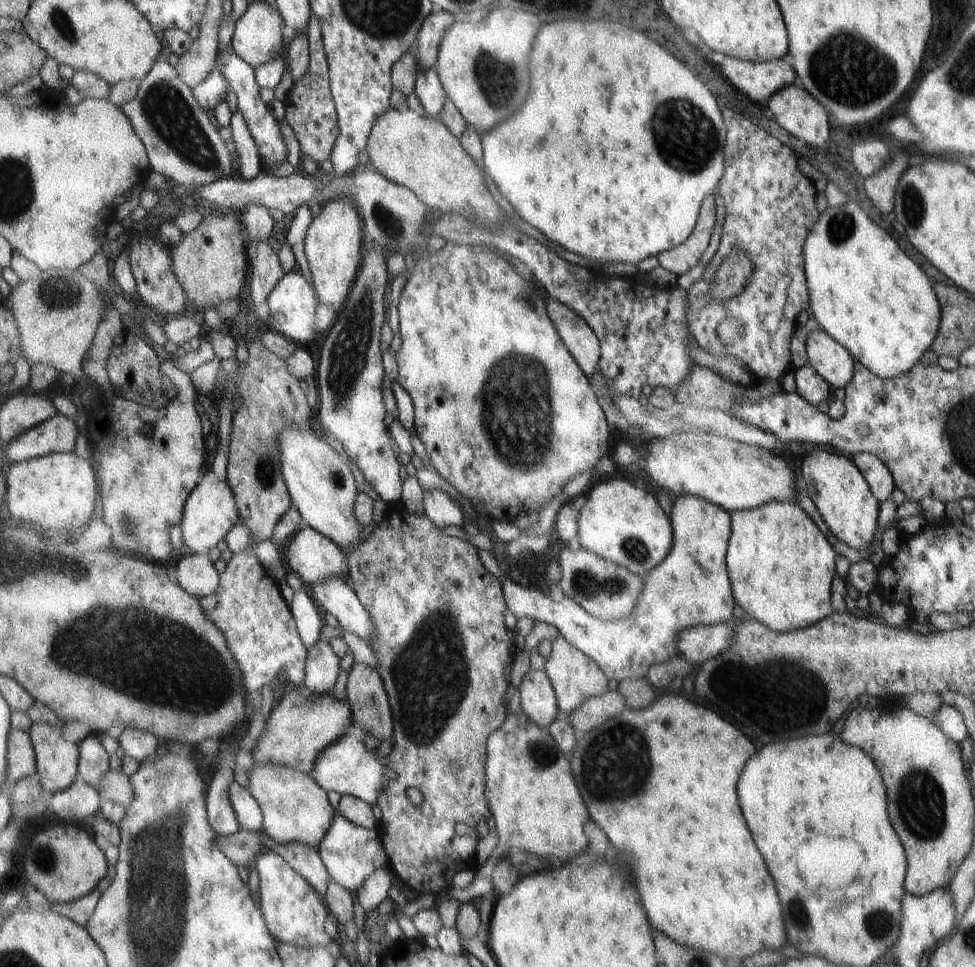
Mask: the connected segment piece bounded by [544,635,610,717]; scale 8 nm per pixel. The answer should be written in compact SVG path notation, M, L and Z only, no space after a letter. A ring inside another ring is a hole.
M564 635L554 642L552 656L550 660L547 660L544 670L553 679L561 712L566 713L569 717L589 699L602 696L610 691L609 675L593 658L590 658L590 655L574 646L574 643L571 643Z

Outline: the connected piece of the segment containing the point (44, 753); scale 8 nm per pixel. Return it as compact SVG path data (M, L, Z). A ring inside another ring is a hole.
M45 720L36 722L31 730L31 735L37 754L37 773L40 774L44 788L54 794L70 788L80 774L81 745L66 740L61 721L60 724L51 724Z

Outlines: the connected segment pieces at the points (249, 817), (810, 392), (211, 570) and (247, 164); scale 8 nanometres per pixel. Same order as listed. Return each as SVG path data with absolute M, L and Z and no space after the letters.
M234 781L230 788L230 794L243 828L250 831L264 831L264 812L252 791Z
M805 364L800 368L793 368L792 372L796 381L797 393L806 399L806 402L816 407L826 401L830 385L812 368L812 365Z
M193 553L177 564L177 578L182 588L194 598L208 598L217 594L221 586L221 574L208 555Z
M238 107L233 116L233 140L239 154L240 177L245 180L254 180L264 169L260 146L252 134L252 128Z

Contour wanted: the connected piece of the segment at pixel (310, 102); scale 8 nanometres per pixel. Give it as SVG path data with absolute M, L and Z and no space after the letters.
M312 12L310 20L309 36L311 42L311 68L289 92L284 100L286 105L286 116L284 122L288 123L294 130L301 146L301 165L306 156L314 162L322 163L333 157L333 150L341 137L341 117L339 114L337 100L333 94L333 80L329 55L326 54L324 30L322 30L321 19L316 12Z

